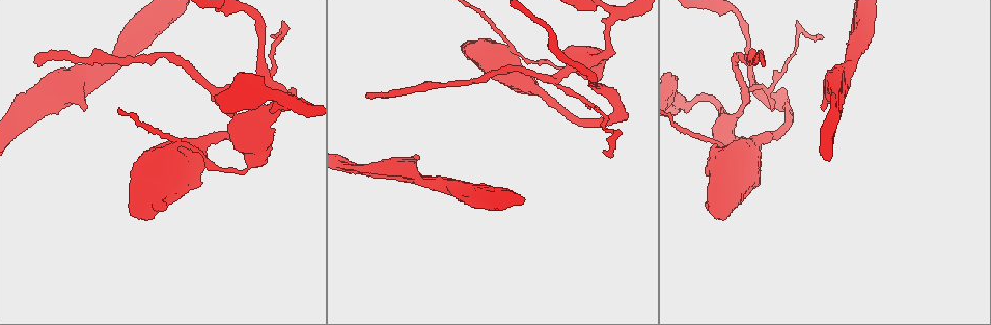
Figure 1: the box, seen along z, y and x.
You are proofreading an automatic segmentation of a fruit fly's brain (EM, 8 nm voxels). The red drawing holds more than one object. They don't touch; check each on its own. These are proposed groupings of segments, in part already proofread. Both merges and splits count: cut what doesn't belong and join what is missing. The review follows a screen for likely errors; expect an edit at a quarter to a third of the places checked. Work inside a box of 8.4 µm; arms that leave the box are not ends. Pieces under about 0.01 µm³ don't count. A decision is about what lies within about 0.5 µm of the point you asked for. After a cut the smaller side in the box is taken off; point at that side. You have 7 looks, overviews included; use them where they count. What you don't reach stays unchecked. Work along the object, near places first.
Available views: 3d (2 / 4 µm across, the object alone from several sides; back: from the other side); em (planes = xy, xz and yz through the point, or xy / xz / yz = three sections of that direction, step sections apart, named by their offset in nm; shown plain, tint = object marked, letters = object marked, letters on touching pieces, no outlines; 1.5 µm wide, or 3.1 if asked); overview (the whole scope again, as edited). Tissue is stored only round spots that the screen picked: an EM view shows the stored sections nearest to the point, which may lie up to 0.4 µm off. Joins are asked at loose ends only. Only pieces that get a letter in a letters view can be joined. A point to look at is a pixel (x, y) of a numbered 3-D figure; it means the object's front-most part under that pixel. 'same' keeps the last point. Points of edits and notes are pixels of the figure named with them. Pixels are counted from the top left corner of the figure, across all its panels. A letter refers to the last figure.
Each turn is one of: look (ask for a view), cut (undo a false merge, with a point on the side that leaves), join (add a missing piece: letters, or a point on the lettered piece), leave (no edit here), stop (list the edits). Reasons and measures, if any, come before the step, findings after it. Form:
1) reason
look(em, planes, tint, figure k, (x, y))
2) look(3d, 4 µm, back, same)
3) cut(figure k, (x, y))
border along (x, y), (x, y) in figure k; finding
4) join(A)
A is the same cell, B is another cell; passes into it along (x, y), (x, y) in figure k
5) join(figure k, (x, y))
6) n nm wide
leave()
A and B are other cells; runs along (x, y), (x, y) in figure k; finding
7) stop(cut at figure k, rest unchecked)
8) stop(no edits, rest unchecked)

branch stops here
look(3d, 2 µm, figure 1, (366, 92))

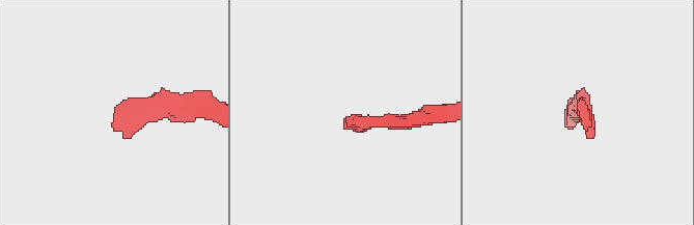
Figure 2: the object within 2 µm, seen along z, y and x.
now the EM
look(em, planes, letters, figure 2, (346, 119))

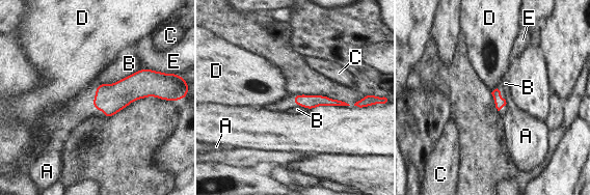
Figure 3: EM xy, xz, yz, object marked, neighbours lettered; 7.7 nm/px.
leave()
A, B, C, D and E are other cells; no lettered piece goes on from it

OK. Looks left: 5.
branch stops here
look(3d, 4 µm, figure 1, (825, 106))

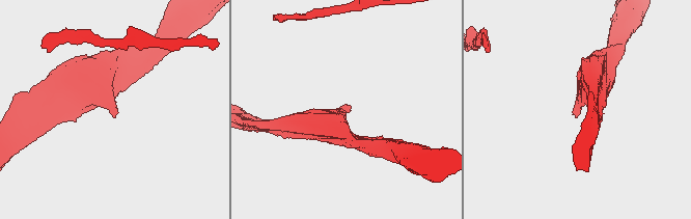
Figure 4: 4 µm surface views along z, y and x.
look(em, xy, step 8, letters, figure 4, (575, 113))

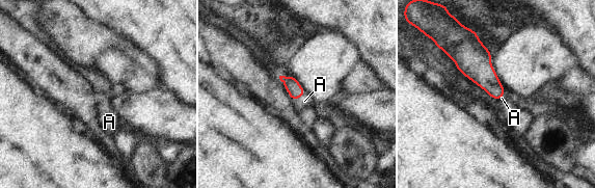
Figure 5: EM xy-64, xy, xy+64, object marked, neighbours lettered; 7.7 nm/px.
cut it another way
look(em, planes, letters, same)

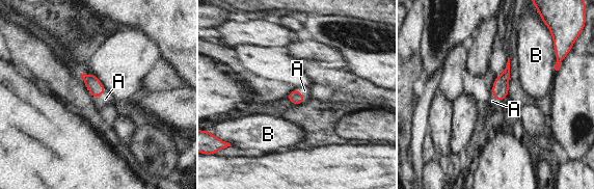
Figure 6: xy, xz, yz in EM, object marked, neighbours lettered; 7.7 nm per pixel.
join(A)
A is the same cell, B is another cell; passes into it along (95, 86), (100, 95), (105, 99) in figure 6; the neuron continues

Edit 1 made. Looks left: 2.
calibre changes
look(em, planes, letters, figure 1, (254, 158))

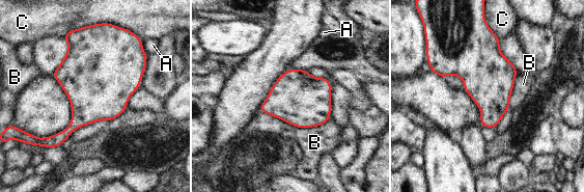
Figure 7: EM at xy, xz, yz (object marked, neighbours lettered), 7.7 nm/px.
B touches over 550 nm
leave()
A, B and C are other cells; border along (258, 109), (300, 128), (327, 121) in figure 7; one neuron here

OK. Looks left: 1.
stop(join at figure 6, rest unchecked)

